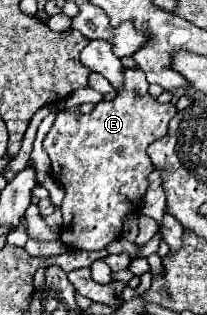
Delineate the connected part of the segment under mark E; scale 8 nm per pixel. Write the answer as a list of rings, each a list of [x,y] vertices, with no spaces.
[[[124,69],[124,77],[124,91],[118,93],[114,101],[100,101],[90,115],[82,115],[80,107],[60,111],[44,139],[44,149],[52,163],[52,177],[60,181],[66,193],[62,201],[64,223],[60,229],[60,239],[72,249],[98,251],[120,237],[126,211],[138,211],[148,189],[148,173],[154,169],[150,157],[146,155],[146,147],[166,135],[168,121],[176,115],[174,105],[160,105],[148,95],[148,81],[142,69]]]

